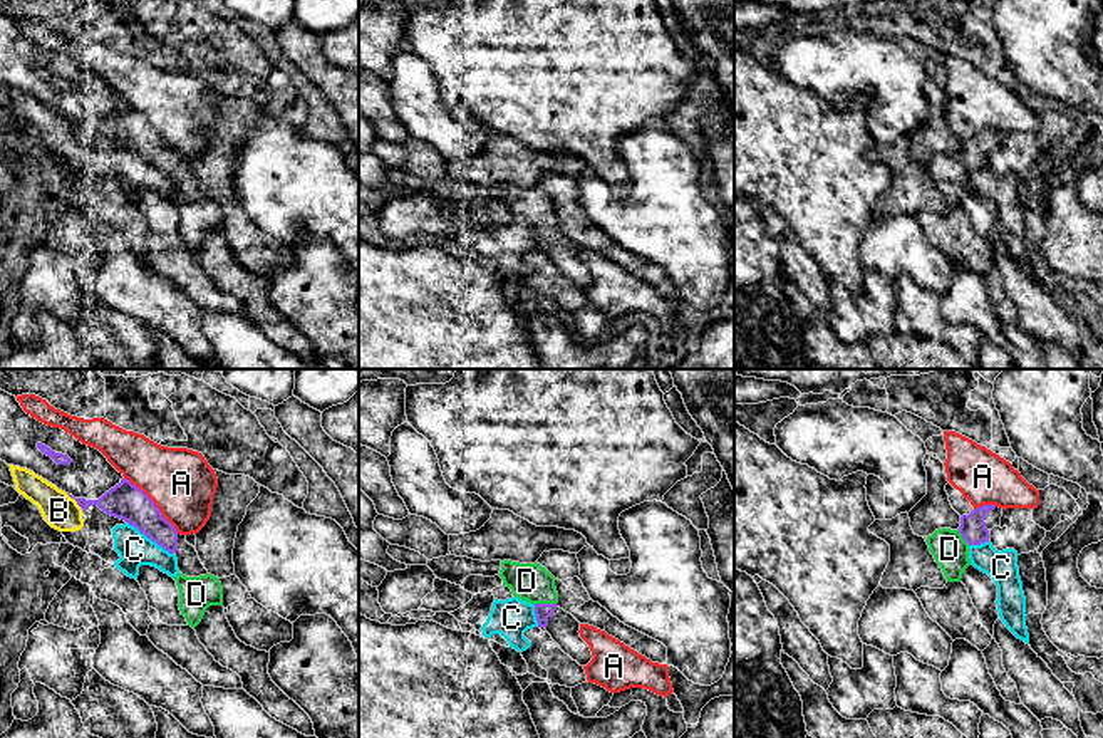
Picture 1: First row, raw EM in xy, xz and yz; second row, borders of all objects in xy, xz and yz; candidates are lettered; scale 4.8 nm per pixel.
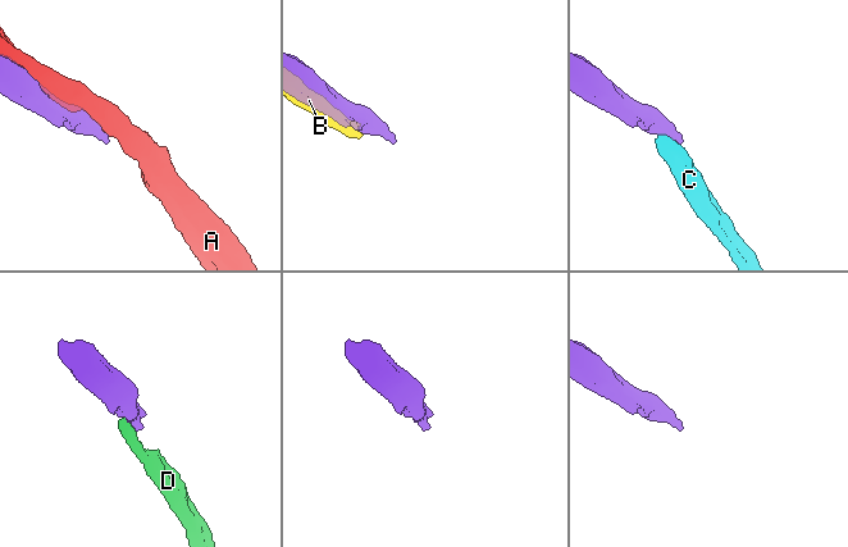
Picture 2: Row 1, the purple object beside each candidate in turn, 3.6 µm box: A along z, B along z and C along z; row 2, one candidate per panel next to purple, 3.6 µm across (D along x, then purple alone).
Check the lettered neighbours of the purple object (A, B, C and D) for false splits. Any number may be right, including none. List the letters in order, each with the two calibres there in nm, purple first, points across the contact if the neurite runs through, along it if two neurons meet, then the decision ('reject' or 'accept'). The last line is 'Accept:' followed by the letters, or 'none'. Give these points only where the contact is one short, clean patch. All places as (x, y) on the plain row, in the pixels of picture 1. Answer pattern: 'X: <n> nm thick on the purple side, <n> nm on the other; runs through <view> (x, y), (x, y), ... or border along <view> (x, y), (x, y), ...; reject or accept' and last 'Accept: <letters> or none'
A: 170 nm thick on the purple side, 320 nm on the other; reject
B: 170 nm thick on the purple side, 170 nm on the other; reject
C: 170 nm thick on the purple side, 160 nm on the other; border along xy (128, 146), (173, 178); reject
D: 80 nm thick on the purple side, 190 nm on the other; runs through xz (543, 235), (545, 228), (543, 218), (532, 207); accept
Accept: D

